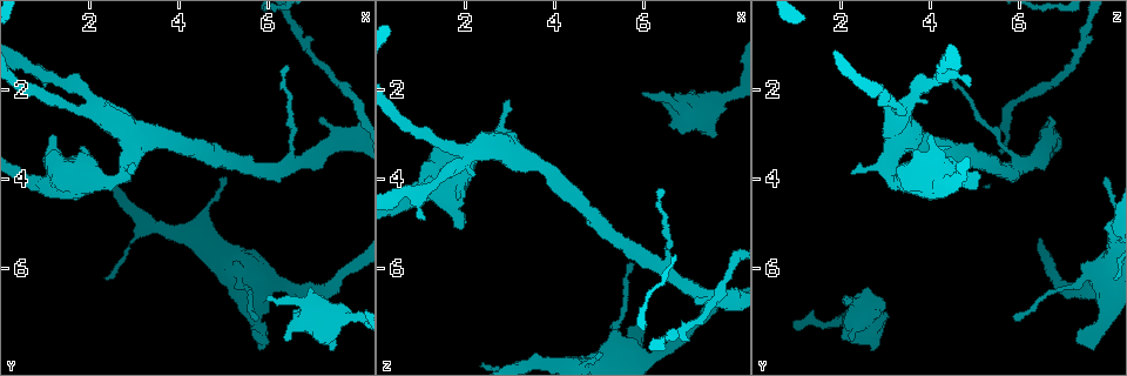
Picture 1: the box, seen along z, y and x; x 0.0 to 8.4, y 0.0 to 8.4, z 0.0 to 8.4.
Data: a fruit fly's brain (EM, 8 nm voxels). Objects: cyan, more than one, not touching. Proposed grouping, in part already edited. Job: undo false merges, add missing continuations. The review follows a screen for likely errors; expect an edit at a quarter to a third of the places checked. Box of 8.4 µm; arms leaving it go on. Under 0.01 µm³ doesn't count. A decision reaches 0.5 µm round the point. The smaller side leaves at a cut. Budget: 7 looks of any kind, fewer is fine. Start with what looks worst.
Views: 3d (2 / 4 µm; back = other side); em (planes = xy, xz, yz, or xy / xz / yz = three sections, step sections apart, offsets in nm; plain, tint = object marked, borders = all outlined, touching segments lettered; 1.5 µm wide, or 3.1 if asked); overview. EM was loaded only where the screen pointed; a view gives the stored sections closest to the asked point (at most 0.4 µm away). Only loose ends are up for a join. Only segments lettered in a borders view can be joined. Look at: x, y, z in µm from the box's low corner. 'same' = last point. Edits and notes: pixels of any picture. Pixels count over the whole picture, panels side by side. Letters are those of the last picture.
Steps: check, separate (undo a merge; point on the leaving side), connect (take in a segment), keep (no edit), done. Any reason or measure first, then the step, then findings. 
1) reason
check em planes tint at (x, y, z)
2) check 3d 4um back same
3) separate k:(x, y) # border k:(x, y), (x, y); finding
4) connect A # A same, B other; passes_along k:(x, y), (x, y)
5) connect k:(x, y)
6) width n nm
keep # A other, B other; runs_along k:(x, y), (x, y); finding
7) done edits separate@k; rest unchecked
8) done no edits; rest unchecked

tapers out
check 3d 4um at (6.00, 6.70, 2.10)

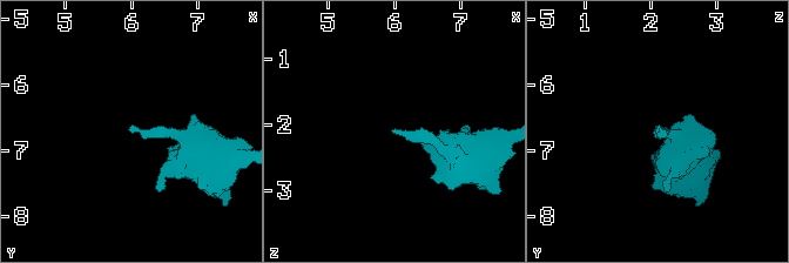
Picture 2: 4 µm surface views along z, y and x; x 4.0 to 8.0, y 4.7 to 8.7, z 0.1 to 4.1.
check em xy step 4 borders at (6.00, 6.60, 2.10)

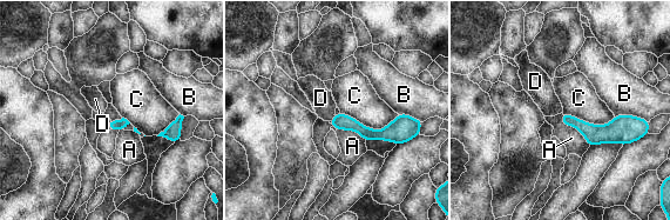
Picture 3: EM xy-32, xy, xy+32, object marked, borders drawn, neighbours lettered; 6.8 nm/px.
keep # A other, B other, C other, D other; runs_along 3:(407, 119), (387, 134), (333, 124); no lettered segment goes on from it

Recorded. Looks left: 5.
free end
check 3d 2um at (1.00, 1.90, 4.90)

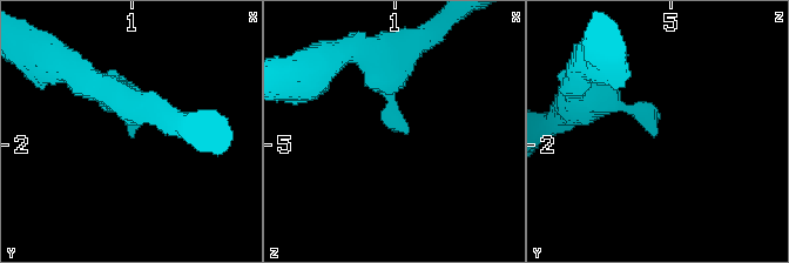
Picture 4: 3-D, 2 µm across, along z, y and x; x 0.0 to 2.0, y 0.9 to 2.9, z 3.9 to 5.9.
check em planes borders at (1.00, 1.92, 4.88)

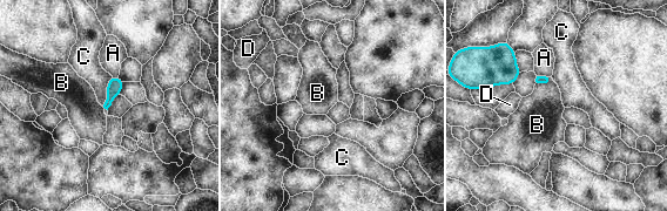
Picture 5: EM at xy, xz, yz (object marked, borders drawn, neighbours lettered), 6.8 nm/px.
keep # A other, B other, C other, D other; border 5:(548, 77), (546, 82), (537, 83); no lettered segment goes on from it

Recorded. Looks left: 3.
an open end
check em planes tint at (3.00, 3.85, 2.20)

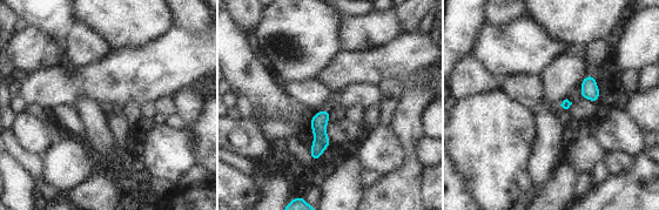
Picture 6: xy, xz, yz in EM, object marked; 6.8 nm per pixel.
check em planes borders same

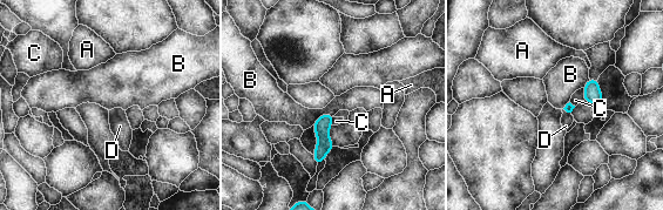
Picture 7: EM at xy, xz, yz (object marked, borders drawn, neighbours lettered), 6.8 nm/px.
keep # A other, B other, C other, D other; runs_along 7:(330, 116), (323, 123), (318, 160); none of them fits

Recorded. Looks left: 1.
done no edits; rest unchecked

